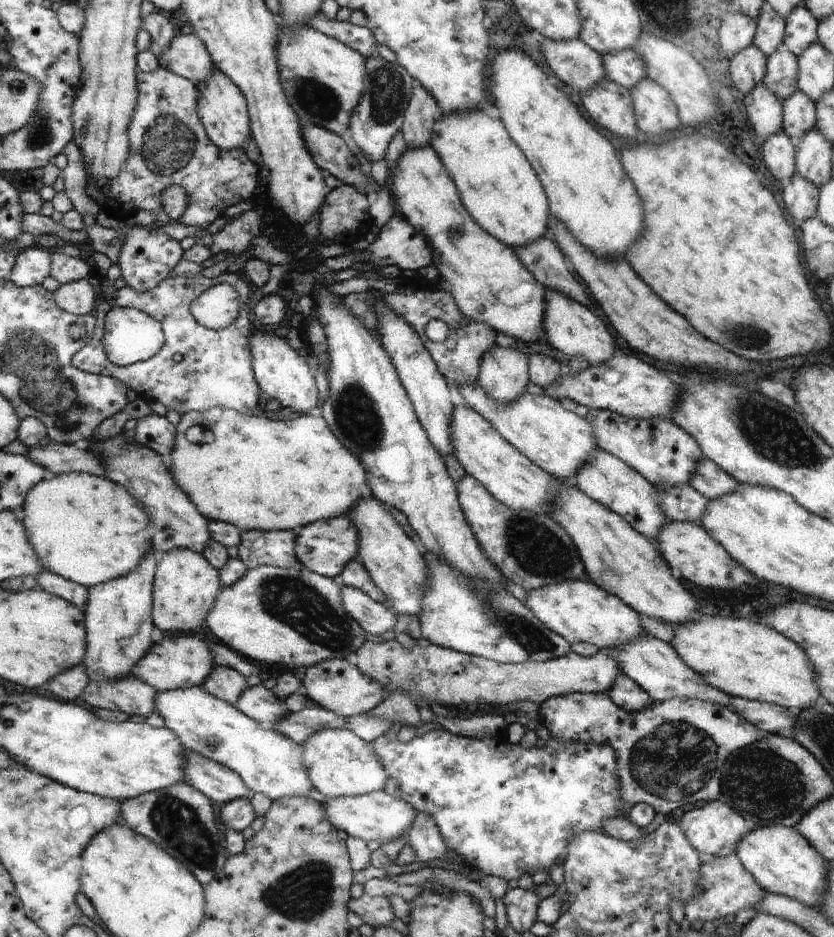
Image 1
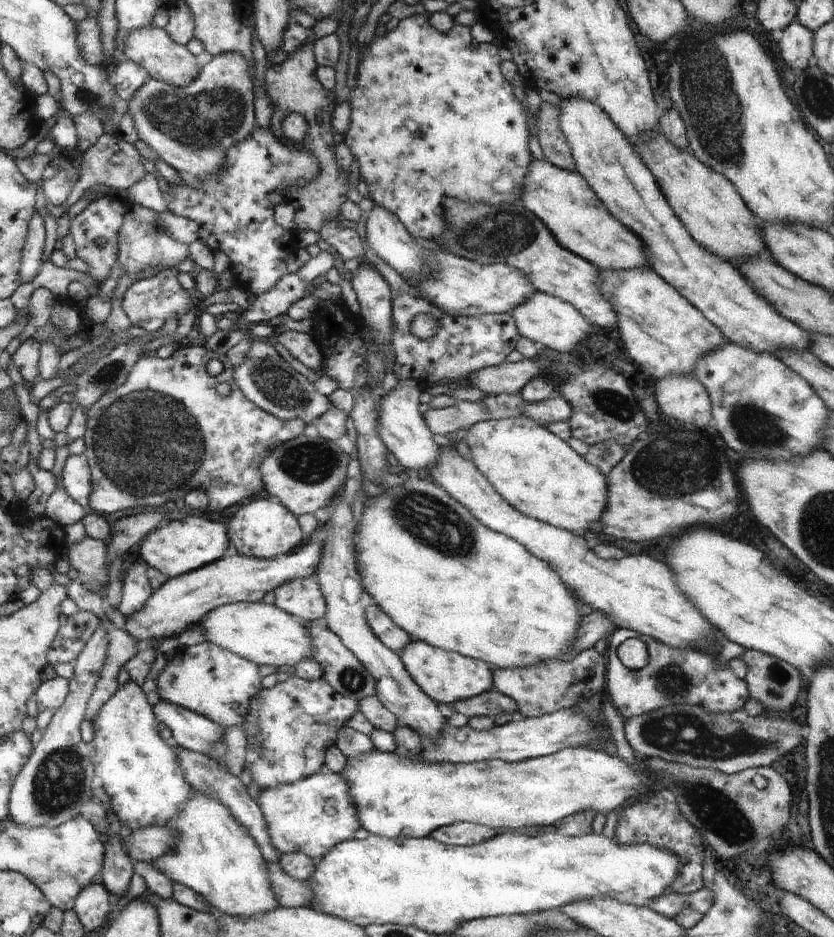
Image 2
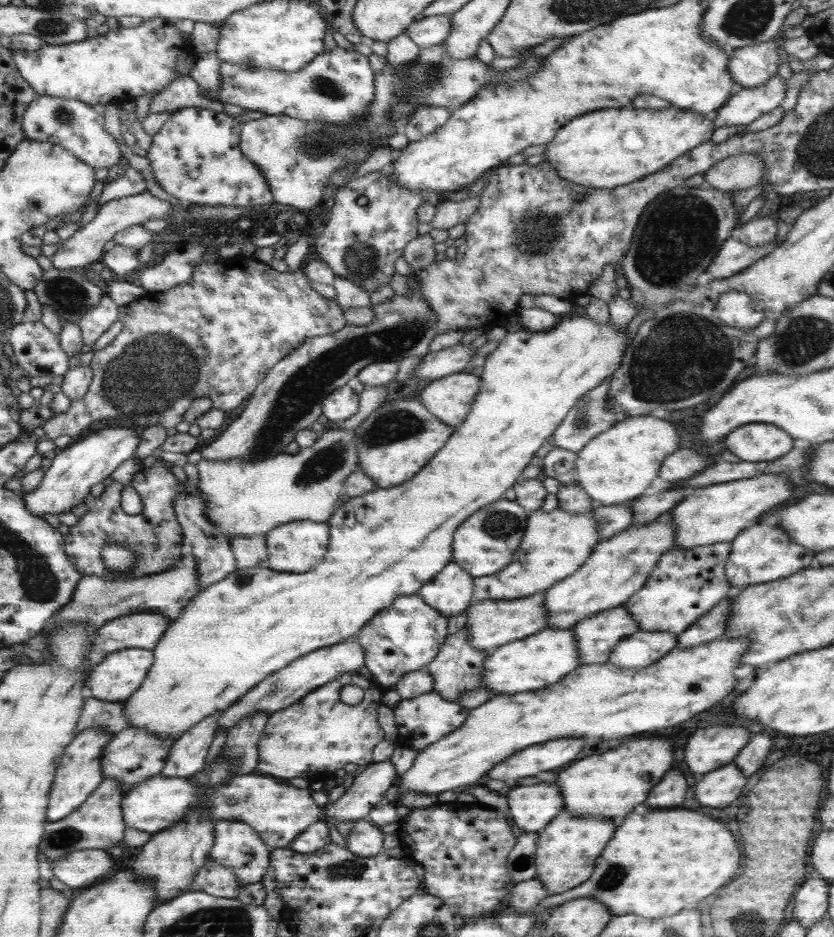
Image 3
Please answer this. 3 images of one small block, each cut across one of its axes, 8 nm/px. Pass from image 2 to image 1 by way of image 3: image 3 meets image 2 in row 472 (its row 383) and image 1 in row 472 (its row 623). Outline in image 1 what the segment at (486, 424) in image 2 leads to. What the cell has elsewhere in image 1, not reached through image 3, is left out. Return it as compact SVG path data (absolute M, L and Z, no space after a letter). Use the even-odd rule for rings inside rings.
M213 406L213 408L205 410L205 412L195 412L191 410L191 412L185 412L185 414L180 415L179 423L176 425L175 429L176 438L173 440L171 452L169 452L165 459L169 476L171 476L171 480L176 482L177 486L181 488L181 492L189 498L191 504L195 506L195 510L197 510L197 512L207 520L223 521L224 523L232 524L235 528L238 528L241 531L293 530L293 528L299 526L307 526L307 524L311 524L311 522L315 522L315 520L329 520L329 518L341 516L345 514L345 512L347 512L355 502L359 502L359 500L363 500L363 498L373 498L373 494L371 494L369 485L367 484L365 470L363 470L359 458L353 456L353 454L351 454L351 452L349 452L345 446L343 446L343 444L341 444L339 440L331 434L331 431L319 416L310 416L307 413L297 416L297 418L293 418L293 420L273 421L263 416L247 416L227 408L217 408L217 406ZM193 425L199 426L203 431L209 430L209 432L213 434L213 440L207 444L205 442L203 442L203 444L192 444L189 442L189 440L185 438L184 432L189 428L189 426Z

